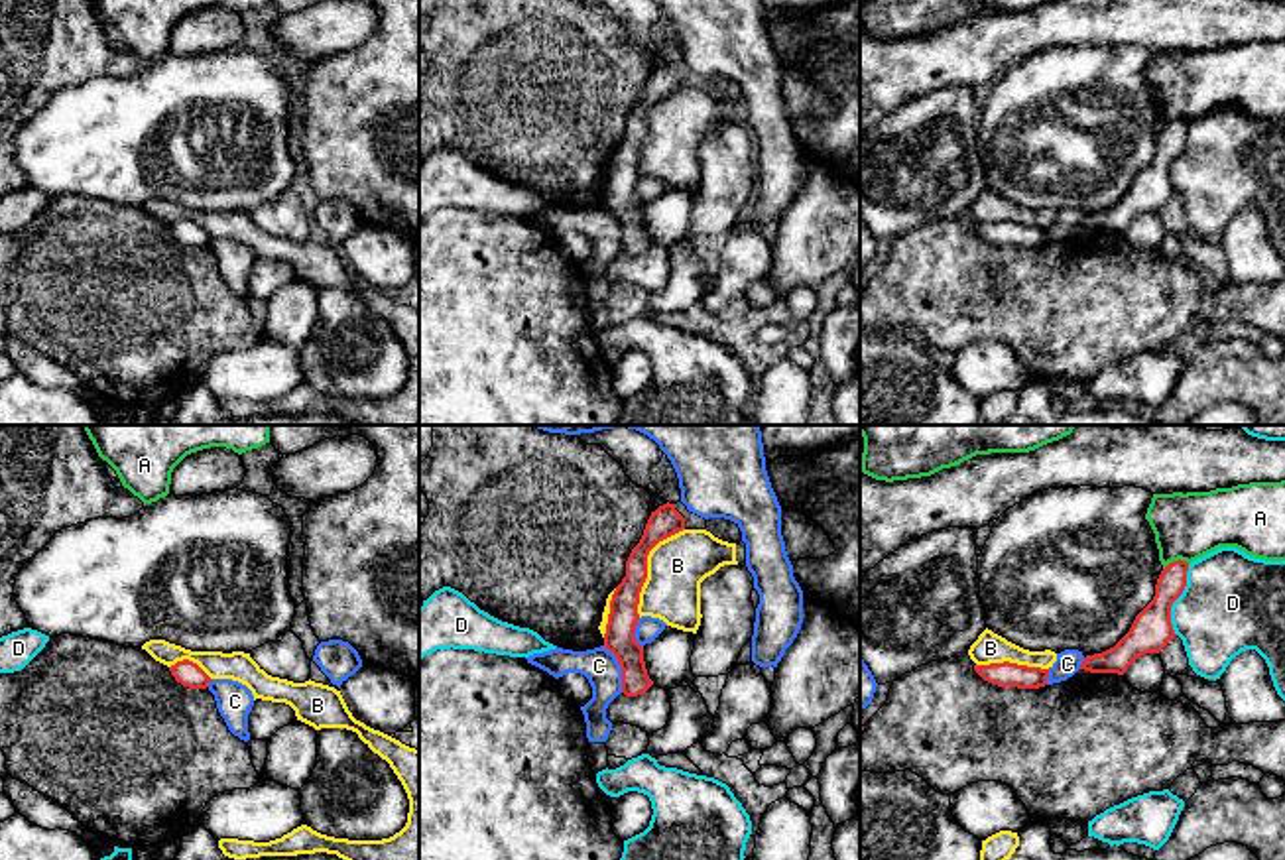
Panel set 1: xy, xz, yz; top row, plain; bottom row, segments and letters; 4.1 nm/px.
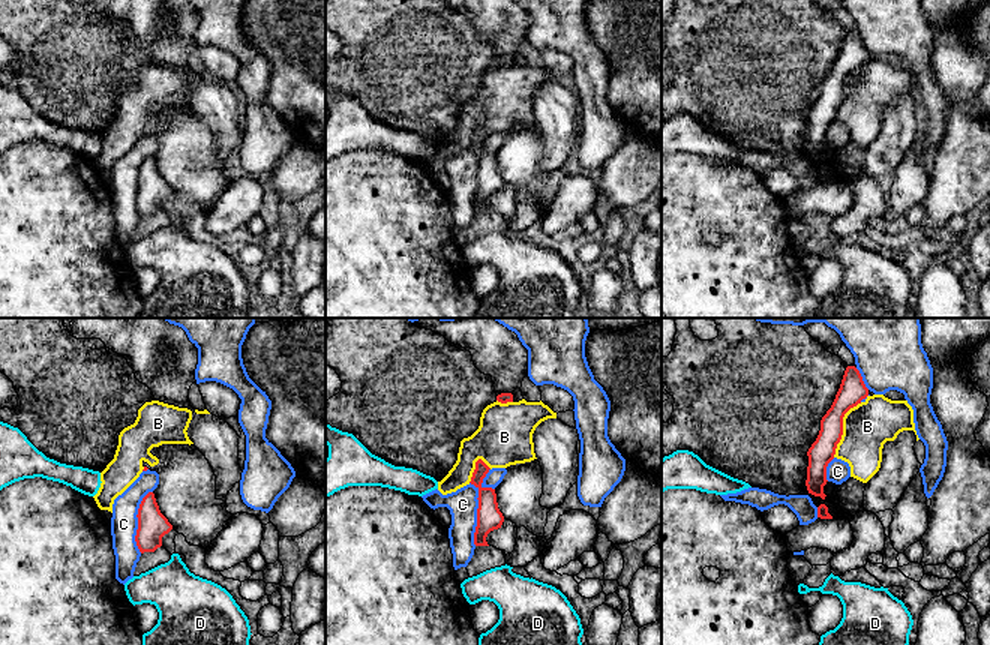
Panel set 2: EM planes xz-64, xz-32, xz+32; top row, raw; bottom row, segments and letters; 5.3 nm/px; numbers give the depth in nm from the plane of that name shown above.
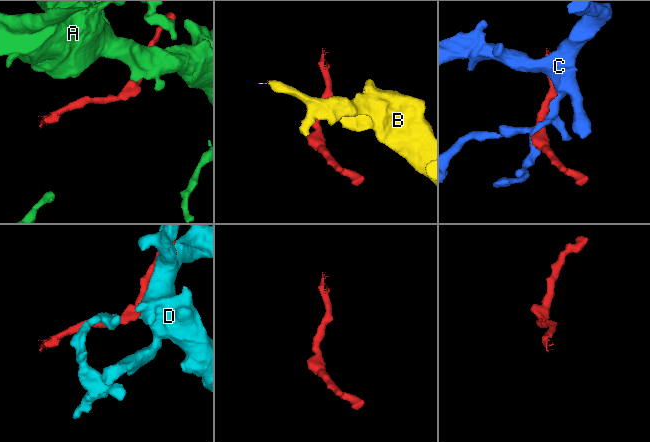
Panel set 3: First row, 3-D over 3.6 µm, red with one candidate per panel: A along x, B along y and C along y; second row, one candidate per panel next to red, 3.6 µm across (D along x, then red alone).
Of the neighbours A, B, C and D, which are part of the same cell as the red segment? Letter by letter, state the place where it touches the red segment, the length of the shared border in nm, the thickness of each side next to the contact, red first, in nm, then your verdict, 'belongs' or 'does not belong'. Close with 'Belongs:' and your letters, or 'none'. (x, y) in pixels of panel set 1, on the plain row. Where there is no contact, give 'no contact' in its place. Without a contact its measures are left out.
A: yz (1175, 121) | 110 nm | 130/280 nm | does not belong
B: xz (646, 126) | 420 nm | 120/240 nm | does not belong
C: xz (620, 227) | 200 nm | 120/150 nm | belongs
D: yz (1175, 158) | 300 nm | 170/400 nm | does not belong
Belongs: C

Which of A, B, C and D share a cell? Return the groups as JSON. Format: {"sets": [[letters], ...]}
{"sets": [["A"], ["B"], ["C"], ["D"]]}

